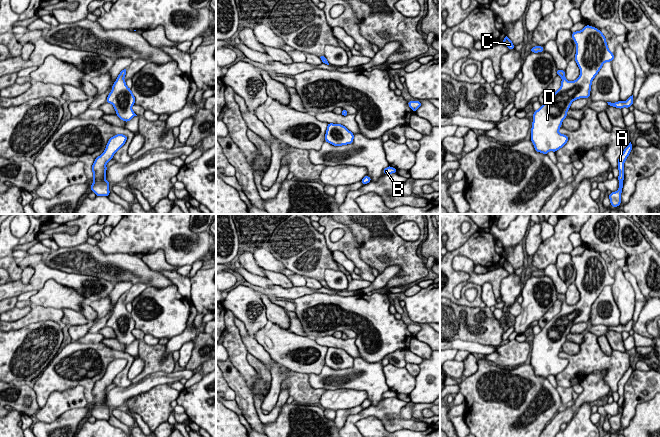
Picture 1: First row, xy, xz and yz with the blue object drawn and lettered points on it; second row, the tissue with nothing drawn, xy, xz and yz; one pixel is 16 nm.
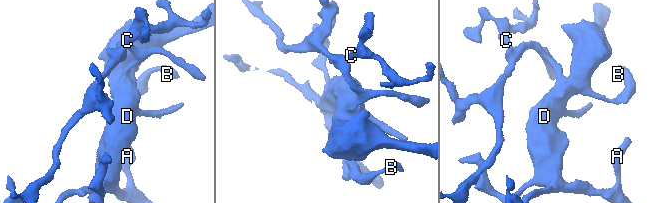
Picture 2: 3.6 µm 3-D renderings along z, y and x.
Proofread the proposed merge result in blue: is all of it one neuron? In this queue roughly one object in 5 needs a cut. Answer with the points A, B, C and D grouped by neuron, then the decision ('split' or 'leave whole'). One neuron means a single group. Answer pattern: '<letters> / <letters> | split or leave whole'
A B C D | leave whole

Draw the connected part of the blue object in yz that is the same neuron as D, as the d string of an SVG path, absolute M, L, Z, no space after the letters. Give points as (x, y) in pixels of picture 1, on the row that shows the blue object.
M585 25L581 31L572 32L576 44L575 61L580 75L575 81L567 81L565 70L557 69L562 78L560 88L533 114L531 141L536 152L556 152L568 141L568 136L559 133L567 111L574 100L588 99L592 81L605 62L611 62L614 54L609 50L603 33Z

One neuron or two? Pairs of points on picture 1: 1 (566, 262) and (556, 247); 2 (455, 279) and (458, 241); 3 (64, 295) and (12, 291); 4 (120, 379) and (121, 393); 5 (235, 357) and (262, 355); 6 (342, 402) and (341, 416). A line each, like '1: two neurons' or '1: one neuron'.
1: two neurons
2: two neurons
3: two neurons
4: two neurons
5: two neurons
6: two neurons

